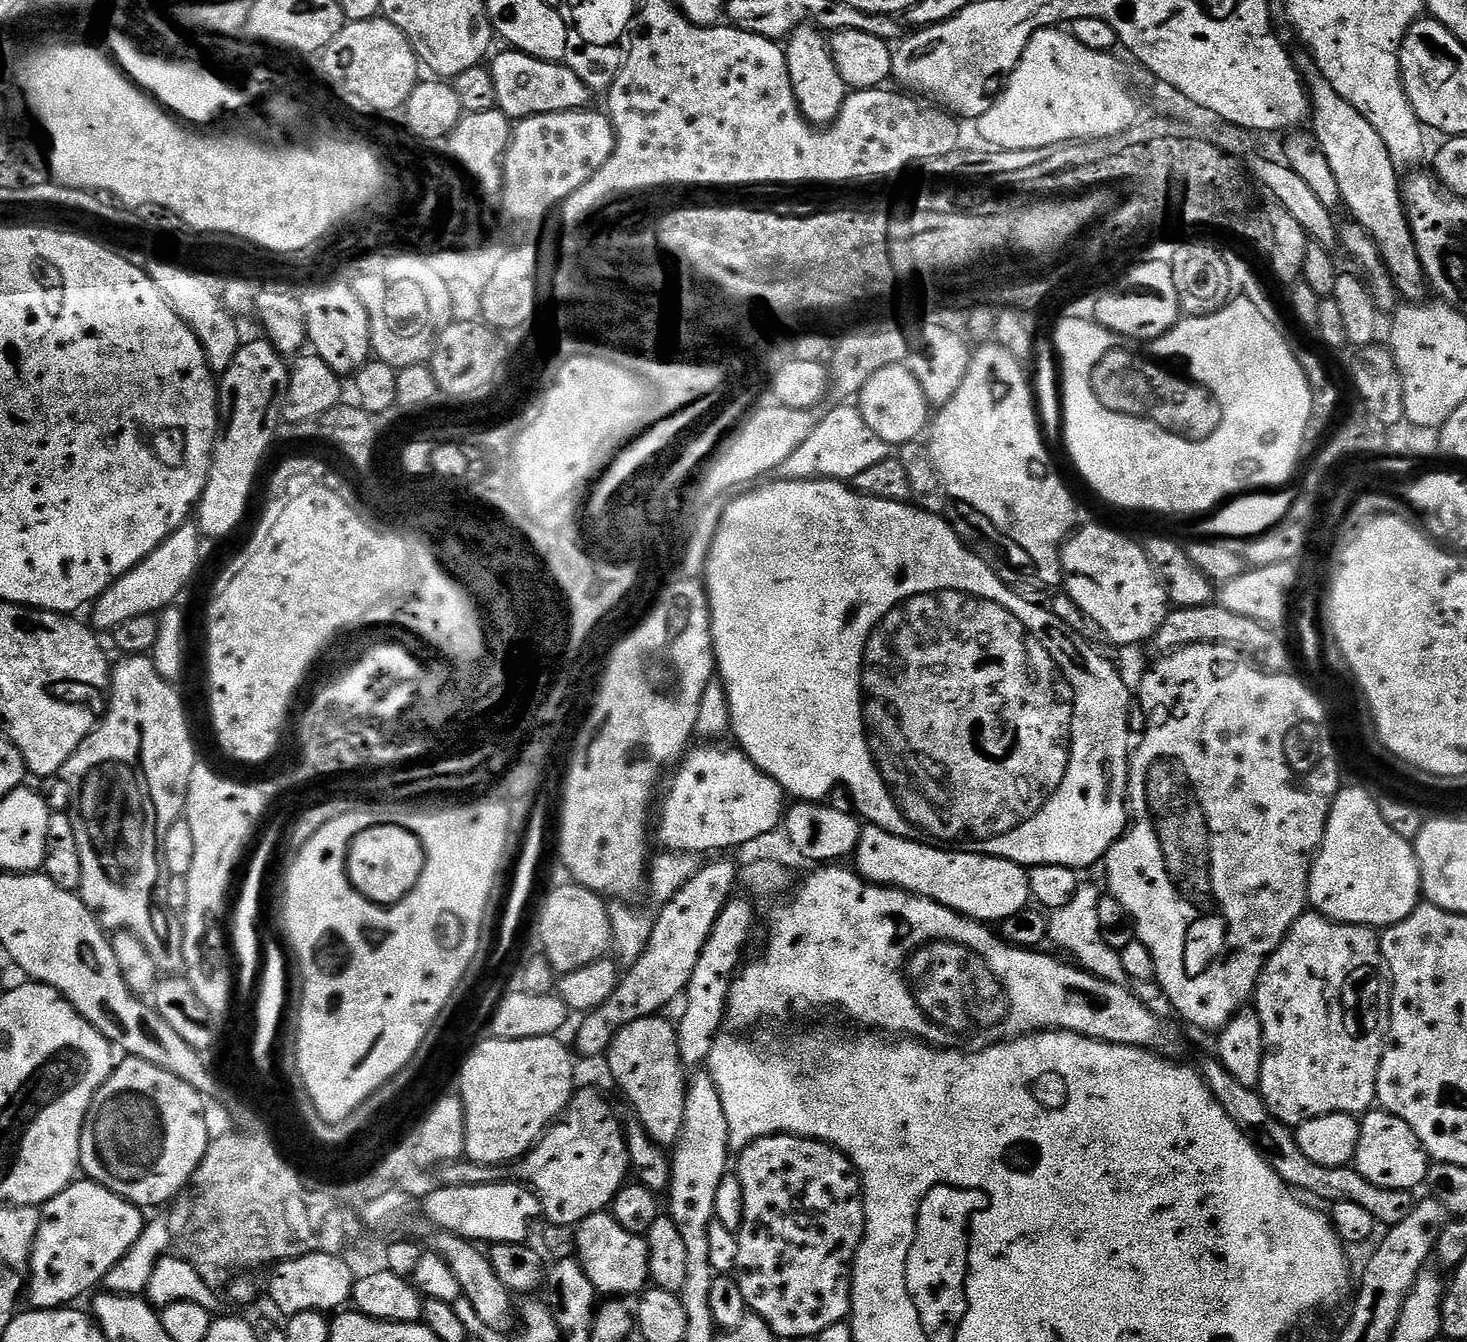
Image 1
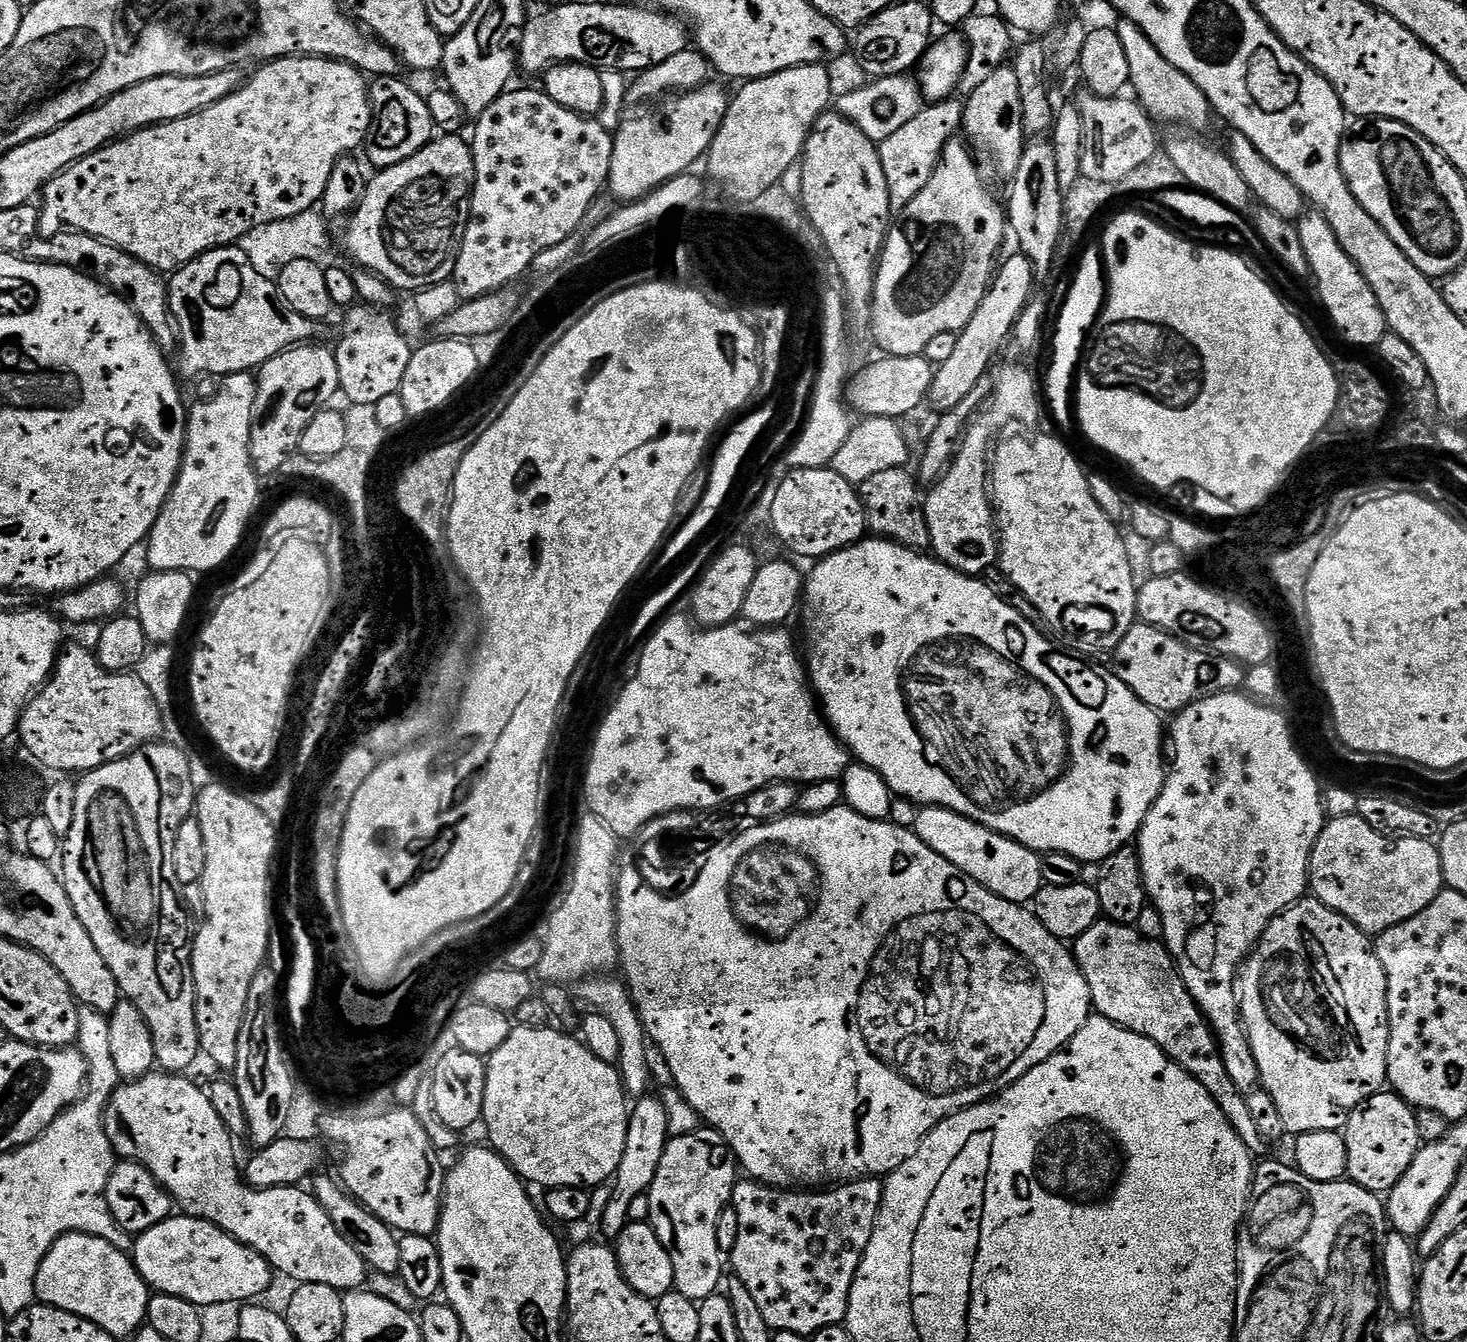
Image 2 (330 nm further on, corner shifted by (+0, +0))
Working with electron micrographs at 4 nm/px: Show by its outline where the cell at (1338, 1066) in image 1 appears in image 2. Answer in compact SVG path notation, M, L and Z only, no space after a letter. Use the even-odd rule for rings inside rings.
M1305 898L1272 919L1268 929L1260 935L1260 941L1248 953L1248 958L1238 973L1238 1007L1240 1019L1244 1022L1244 1032L1250 1042L1252 1057L1254 1062L1258 1062L1260 1084L1263 1091L1268 1092L1270 1098L1274 1098L1274 1106L1278 1106L1278 1114L1282 1118L1285 1133L1297 1137L1318 1130L1340 1132L1348 1122L1348 1115L1363 1100L1369 1100L1375 1092L1385 1087L1388 1078L1388 1043L1390 1042L1386 970L1382 962L1378 962L1378 954L1369 933L1363 932L1357 924L1350 922L1333 908L1327 908L1321 900Z

